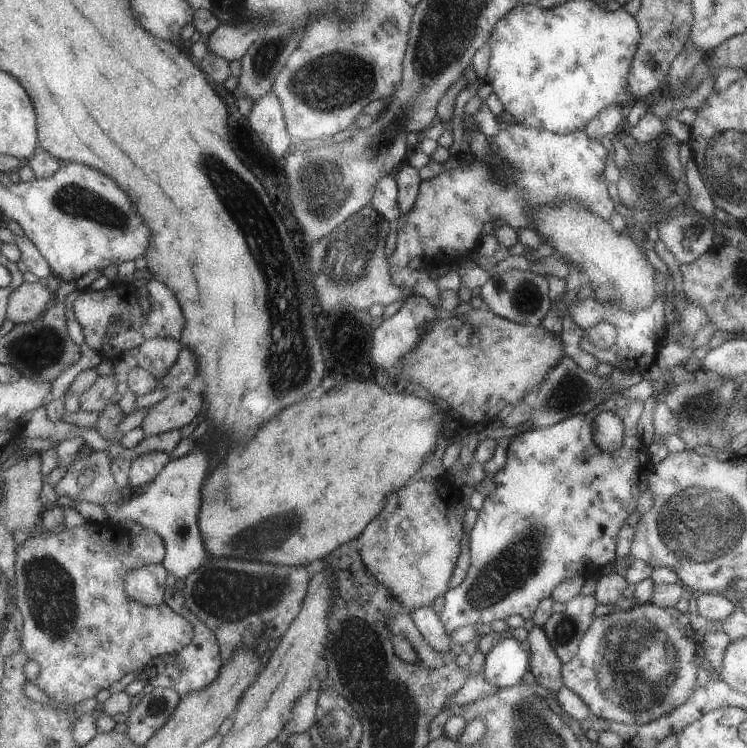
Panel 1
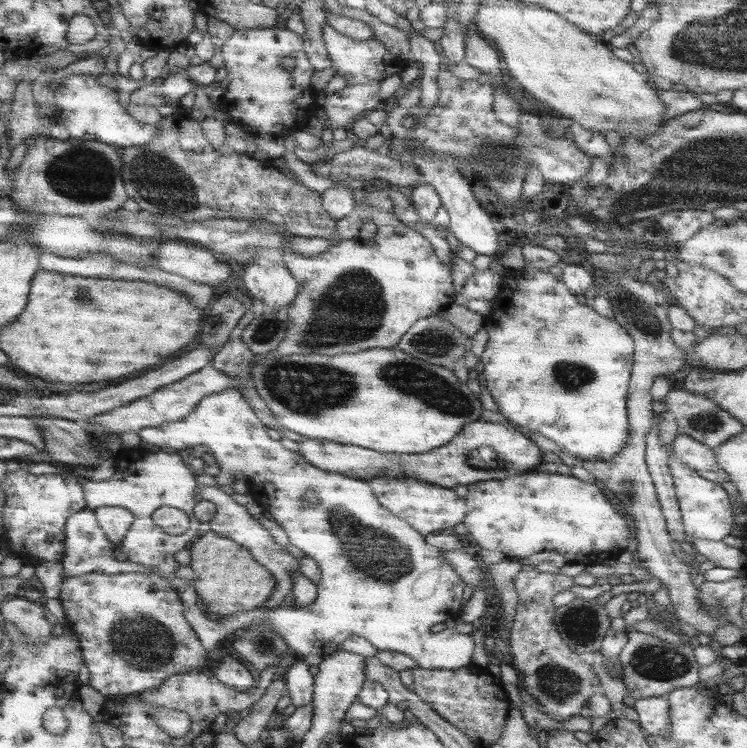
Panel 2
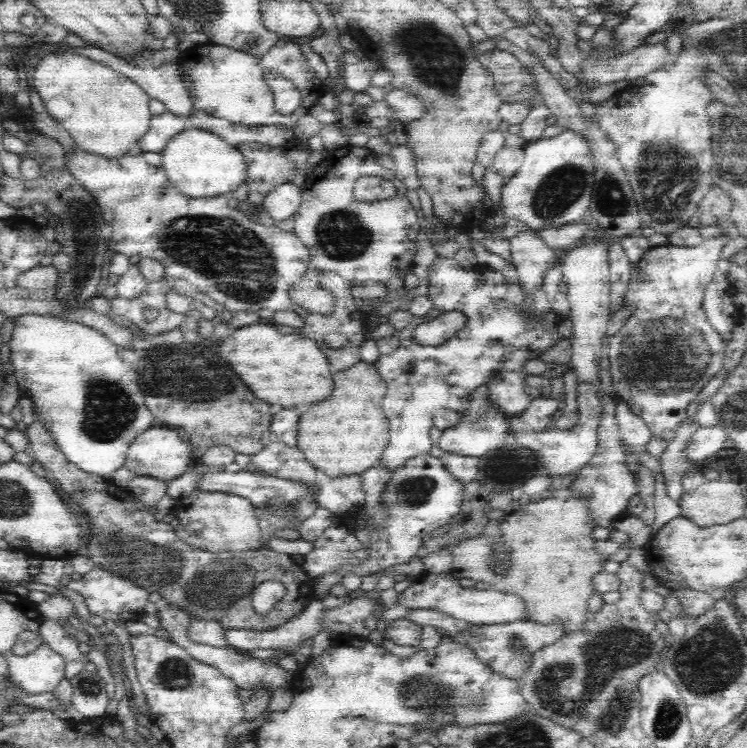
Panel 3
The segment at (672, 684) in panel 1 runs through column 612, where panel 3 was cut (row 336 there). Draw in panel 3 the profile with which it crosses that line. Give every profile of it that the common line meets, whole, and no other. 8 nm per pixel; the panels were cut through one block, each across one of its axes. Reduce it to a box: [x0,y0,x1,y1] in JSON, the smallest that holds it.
[606,232,730,438]

